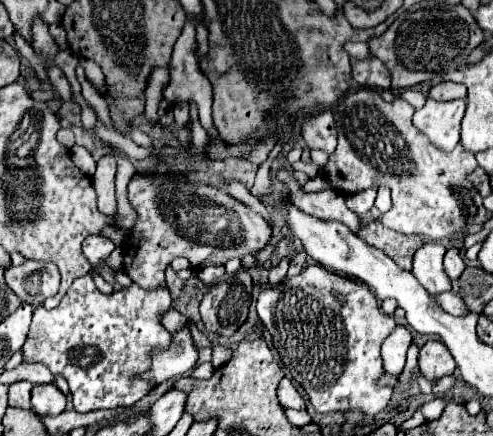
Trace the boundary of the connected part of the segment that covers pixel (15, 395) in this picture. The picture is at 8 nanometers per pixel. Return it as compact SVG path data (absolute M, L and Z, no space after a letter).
M28 380L14 382L14 386L10 386L10 392L8 392L8 404L18 408L30 408L30 390L32 390L32 384Z

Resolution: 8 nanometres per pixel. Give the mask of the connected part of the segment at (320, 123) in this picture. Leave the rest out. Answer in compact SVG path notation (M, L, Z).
M330 110L314 116L302 126L302 136L312 150L324 150L332 154L336 150L336 122Z

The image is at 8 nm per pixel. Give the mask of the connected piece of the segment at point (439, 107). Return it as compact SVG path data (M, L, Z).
M432 98L426 100L422 110L414 114L414 126L428 136L428 140L444 150L452 152L460 140L460 122L466 110L466 102L462 98L450 102L436 102Z

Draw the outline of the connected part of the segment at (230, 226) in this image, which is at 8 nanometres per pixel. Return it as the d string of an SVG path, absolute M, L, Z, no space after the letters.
M164 168L148 178L134 176L128 186L128 198L138 212L138 220L122 250L124 270L142 288L166 286L164 270L178 256L188 258L194 270L220 266L230 258L260 252L272 236L272 228L260 214L224 190L180 180L164 172Z

